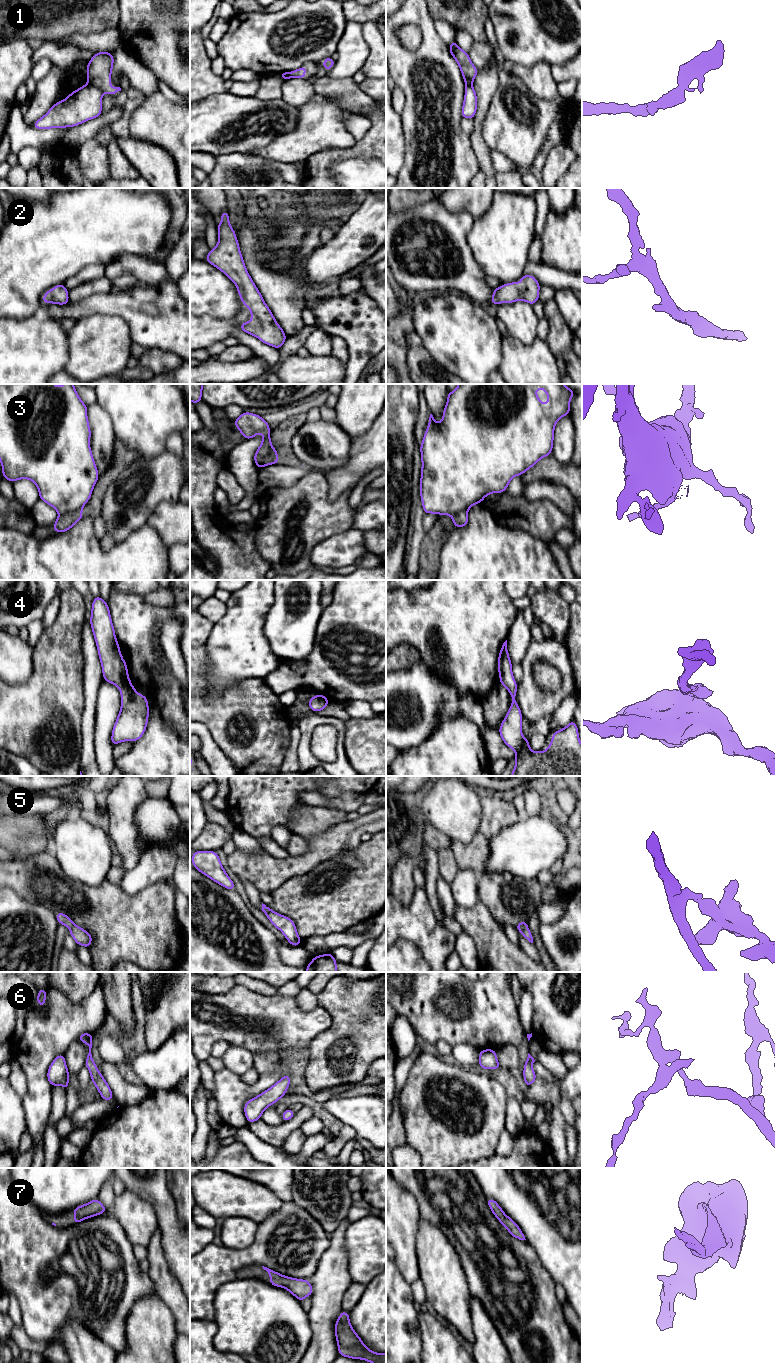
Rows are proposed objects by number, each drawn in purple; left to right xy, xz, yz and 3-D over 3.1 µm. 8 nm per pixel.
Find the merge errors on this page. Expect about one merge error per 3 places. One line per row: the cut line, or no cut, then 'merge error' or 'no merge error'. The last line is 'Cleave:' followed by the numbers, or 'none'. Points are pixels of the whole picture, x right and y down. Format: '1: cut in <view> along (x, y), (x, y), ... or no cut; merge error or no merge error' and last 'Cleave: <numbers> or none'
1: cut in xy along (88, 82), (103, 92); merge error
2: no cut; no merge error
3: cut in xz along (275, 449), (273, 453), (262, 458), (256, 464); merge error
4: no cut; no merge error
5: cut in yz along (526, 925), (521, 932); merge error
6: no cut; no merge error
7: no cut; no merge error
Cleave: 1, 3, 5

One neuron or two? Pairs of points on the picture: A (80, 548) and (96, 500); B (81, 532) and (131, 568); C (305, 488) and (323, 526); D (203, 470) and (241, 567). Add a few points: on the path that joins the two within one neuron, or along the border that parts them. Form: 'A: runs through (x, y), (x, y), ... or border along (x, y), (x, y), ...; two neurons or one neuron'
A: border along (93, 518), (82, 517), (69, 529); two neurons
B: runs through (89, 546), (111, 568), (117, 568); one neuron
C: runs through (308, 497), (310, 513), (314, 517); one neuron
D: runs through (203, 494), (203, 529), (217, 543); one neuron

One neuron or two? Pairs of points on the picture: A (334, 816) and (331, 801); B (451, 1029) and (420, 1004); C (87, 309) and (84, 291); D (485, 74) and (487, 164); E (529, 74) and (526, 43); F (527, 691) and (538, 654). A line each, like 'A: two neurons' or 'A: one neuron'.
A: two neurons
B: one neuron
C: two neurons
D: one neuron
E: two neurons
F: one neuron

